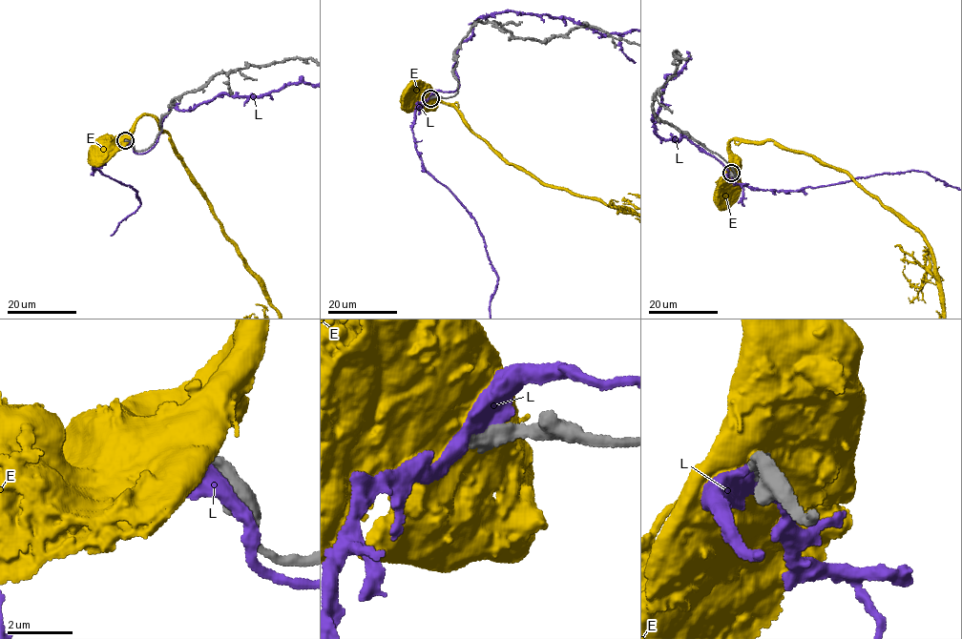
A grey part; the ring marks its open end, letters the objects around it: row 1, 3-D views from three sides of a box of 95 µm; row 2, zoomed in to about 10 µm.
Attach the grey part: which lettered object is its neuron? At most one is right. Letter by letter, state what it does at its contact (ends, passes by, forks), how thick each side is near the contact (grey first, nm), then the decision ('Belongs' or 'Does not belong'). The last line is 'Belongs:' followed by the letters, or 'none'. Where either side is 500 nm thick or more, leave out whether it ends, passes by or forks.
E: Thickness 500 nm (grey) against 1050 nm. Does not belong
L: Thickness 500 nm (grey) against 480 nm. Does not belong
Belongs: none

